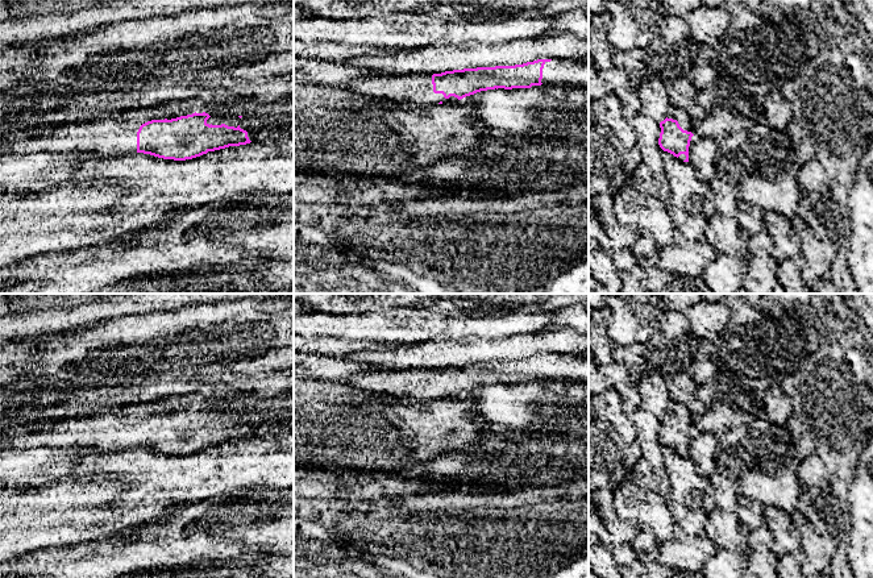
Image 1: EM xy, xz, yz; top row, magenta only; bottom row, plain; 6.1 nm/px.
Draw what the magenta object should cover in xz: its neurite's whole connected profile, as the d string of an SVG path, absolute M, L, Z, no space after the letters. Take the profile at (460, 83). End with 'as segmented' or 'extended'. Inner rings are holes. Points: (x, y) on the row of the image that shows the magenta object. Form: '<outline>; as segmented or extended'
M537 59L515 66L463 68L433 75L378 75L350 80L345 88L367 100L415 108L453 103L487 90L531 88L541 84L589 88L589 59Z; extended

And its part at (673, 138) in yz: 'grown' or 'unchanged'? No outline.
grown

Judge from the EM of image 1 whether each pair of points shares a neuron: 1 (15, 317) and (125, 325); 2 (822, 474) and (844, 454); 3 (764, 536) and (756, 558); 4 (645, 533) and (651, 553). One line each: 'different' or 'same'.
1: different
2: different
3: different
4: same

